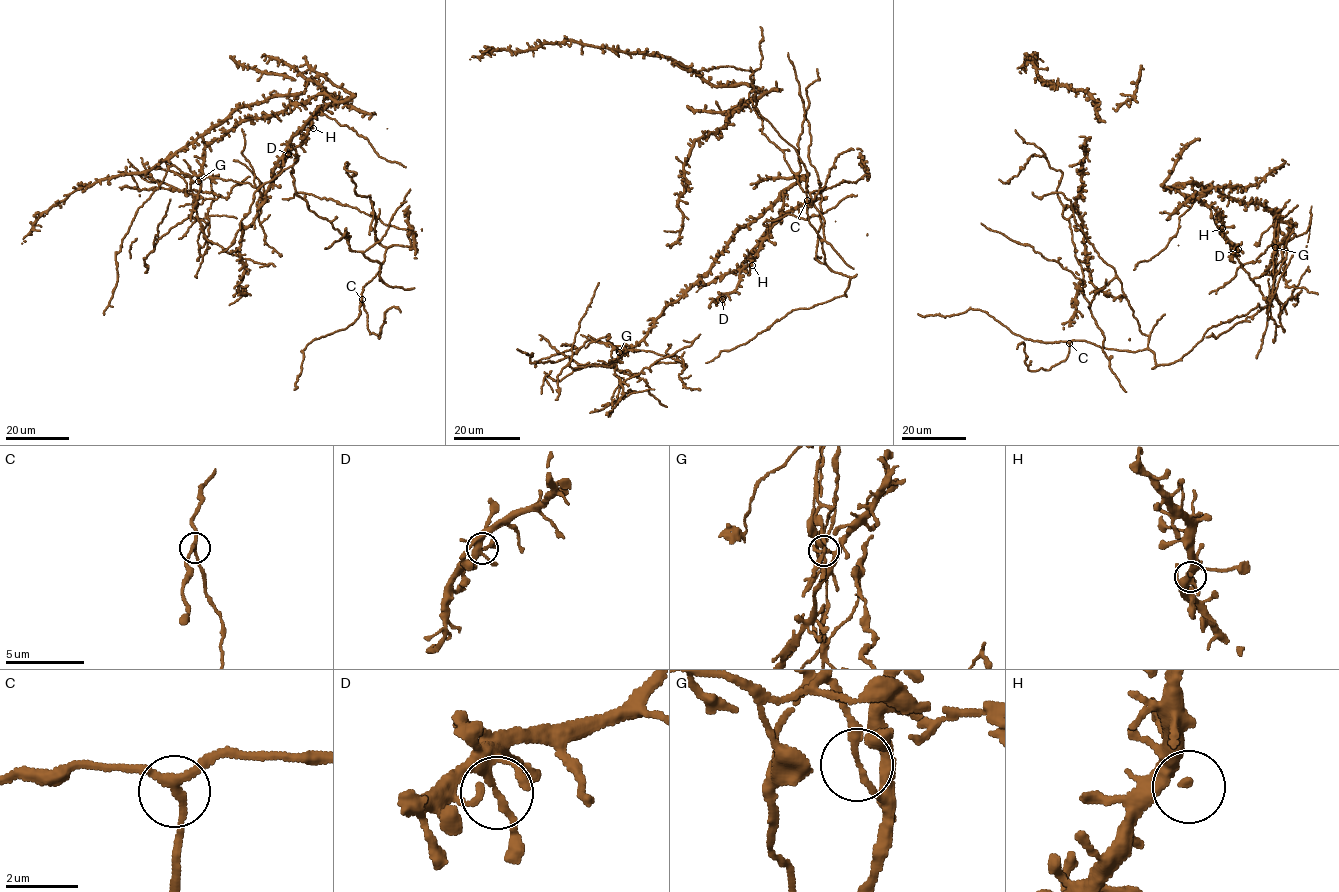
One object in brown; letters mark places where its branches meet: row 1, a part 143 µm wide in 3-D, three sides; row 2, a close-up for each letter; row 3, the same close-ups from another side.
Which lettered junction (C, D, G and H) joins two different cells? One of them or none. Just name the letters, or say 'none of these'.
G

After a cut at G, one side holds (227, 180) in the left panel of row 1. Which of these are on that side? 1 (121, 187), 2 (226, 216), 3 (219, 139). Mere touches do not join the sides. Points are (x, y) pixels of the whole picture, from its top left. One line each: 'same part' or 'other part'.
1: same part
2: same part
3: other part

